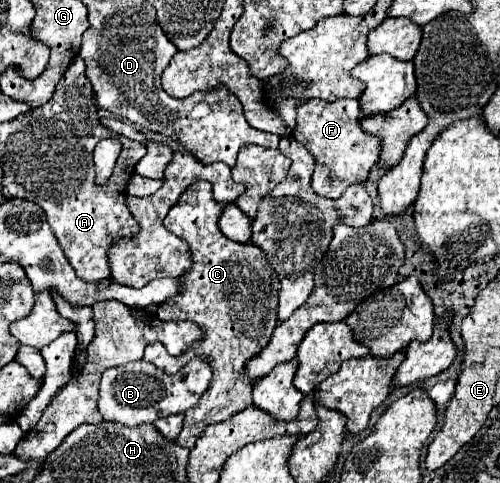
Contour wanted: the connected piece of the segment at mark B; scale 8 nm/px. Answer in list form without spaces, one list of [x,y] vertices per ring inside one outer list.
[[[194,356],[180,372],[168,376],[150,362],[138,360],[124,366],[108,368],[100,382],[100,398],[98,410],[106,422],[124,424],[124,426],[140,426],[152,424],[158,418],[168,414],[184,414],[190,410],[200,396],[206,392],[212,380],[212,368],[206,356]]]

